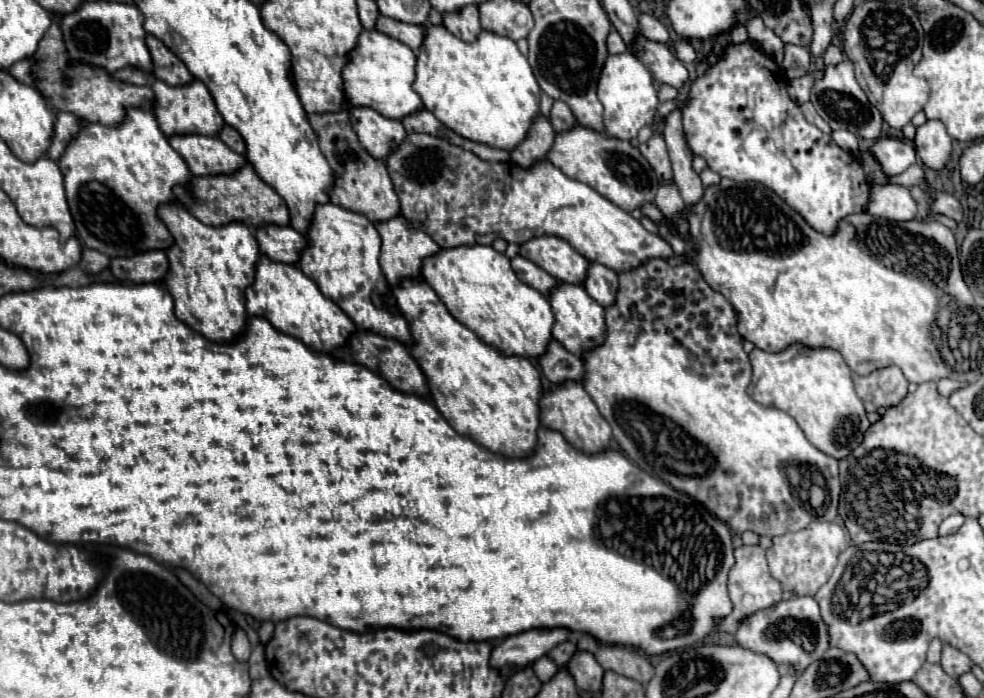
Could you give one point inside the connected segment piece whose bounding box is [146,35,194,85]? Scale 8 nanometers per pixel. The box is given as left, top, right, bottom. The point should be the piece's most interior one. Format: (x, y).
(167, 67)

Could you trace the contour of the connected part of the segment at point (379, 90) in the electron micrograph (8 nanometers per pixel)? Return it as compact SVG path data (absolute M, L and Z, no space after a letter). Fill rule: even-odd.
M362 29L358 35L356 47L348 53L348 61L342 67L342 91L350 105L370 107L384 117L402 119L406 113L414 113L414 109L422 109L422 101L418 93L412 89L414 81L416 55L414 51L376 29Z

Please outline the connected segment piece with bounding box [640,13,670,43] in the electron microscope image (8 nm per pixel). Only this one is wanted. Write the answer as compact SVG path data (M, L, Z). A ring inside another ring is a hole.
M640 13L640 17L642 17L642 29L646 29L646 37L650 37L650 41L658 41L658 43L670 41L668 31L656 17L652 17L648 13Z

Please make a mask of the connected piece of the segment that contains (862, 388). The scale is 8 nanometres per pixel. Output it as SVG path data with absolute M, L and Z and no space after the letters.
M894 365L874 369L870 375L852 375L852 381L856 395L876 407L898 405L908 393L908 381Z

